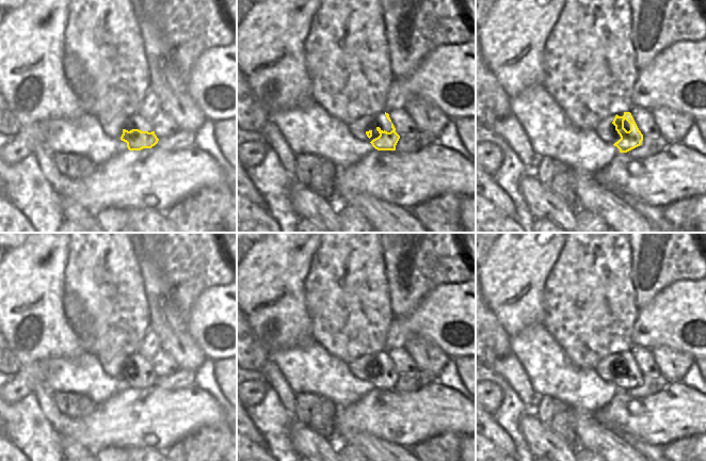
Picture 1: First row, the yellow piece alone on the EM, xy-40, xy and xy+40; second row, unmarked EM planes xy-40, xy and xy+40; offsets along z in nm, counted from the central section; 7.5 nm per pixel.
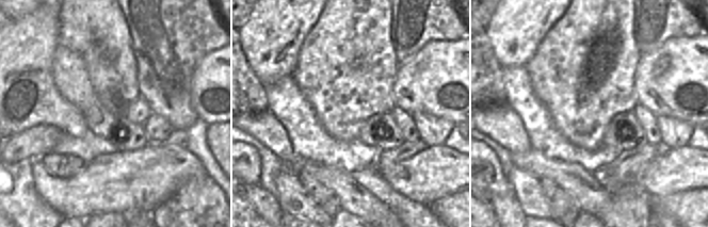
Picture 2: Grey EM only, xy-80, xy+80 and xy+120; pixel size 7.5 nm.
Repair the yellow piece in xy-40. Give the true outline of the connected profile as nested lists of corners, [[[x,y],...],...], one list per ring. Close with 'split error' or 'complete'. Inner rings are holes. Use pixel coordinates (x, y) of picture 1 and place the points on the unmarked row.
[[[123,368],[121,379],[127,382],[129,390],[141,390],[143,387],[151,387],[155,385],[159,378],[155,373],[155,370],[141,370],[139,368],[132,368],[130,370]]]; complete

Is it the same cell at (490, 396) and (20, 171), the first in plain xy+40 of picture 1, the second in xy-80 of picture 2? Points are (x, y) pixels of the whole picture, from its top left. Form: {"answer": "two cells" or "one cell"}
{"answer": "two cells"}

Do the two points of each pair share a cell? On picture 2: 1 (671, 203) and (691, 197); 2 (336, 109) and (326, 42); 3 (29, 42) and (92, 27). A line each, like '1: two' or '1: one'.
1: one
2: one
3: two

